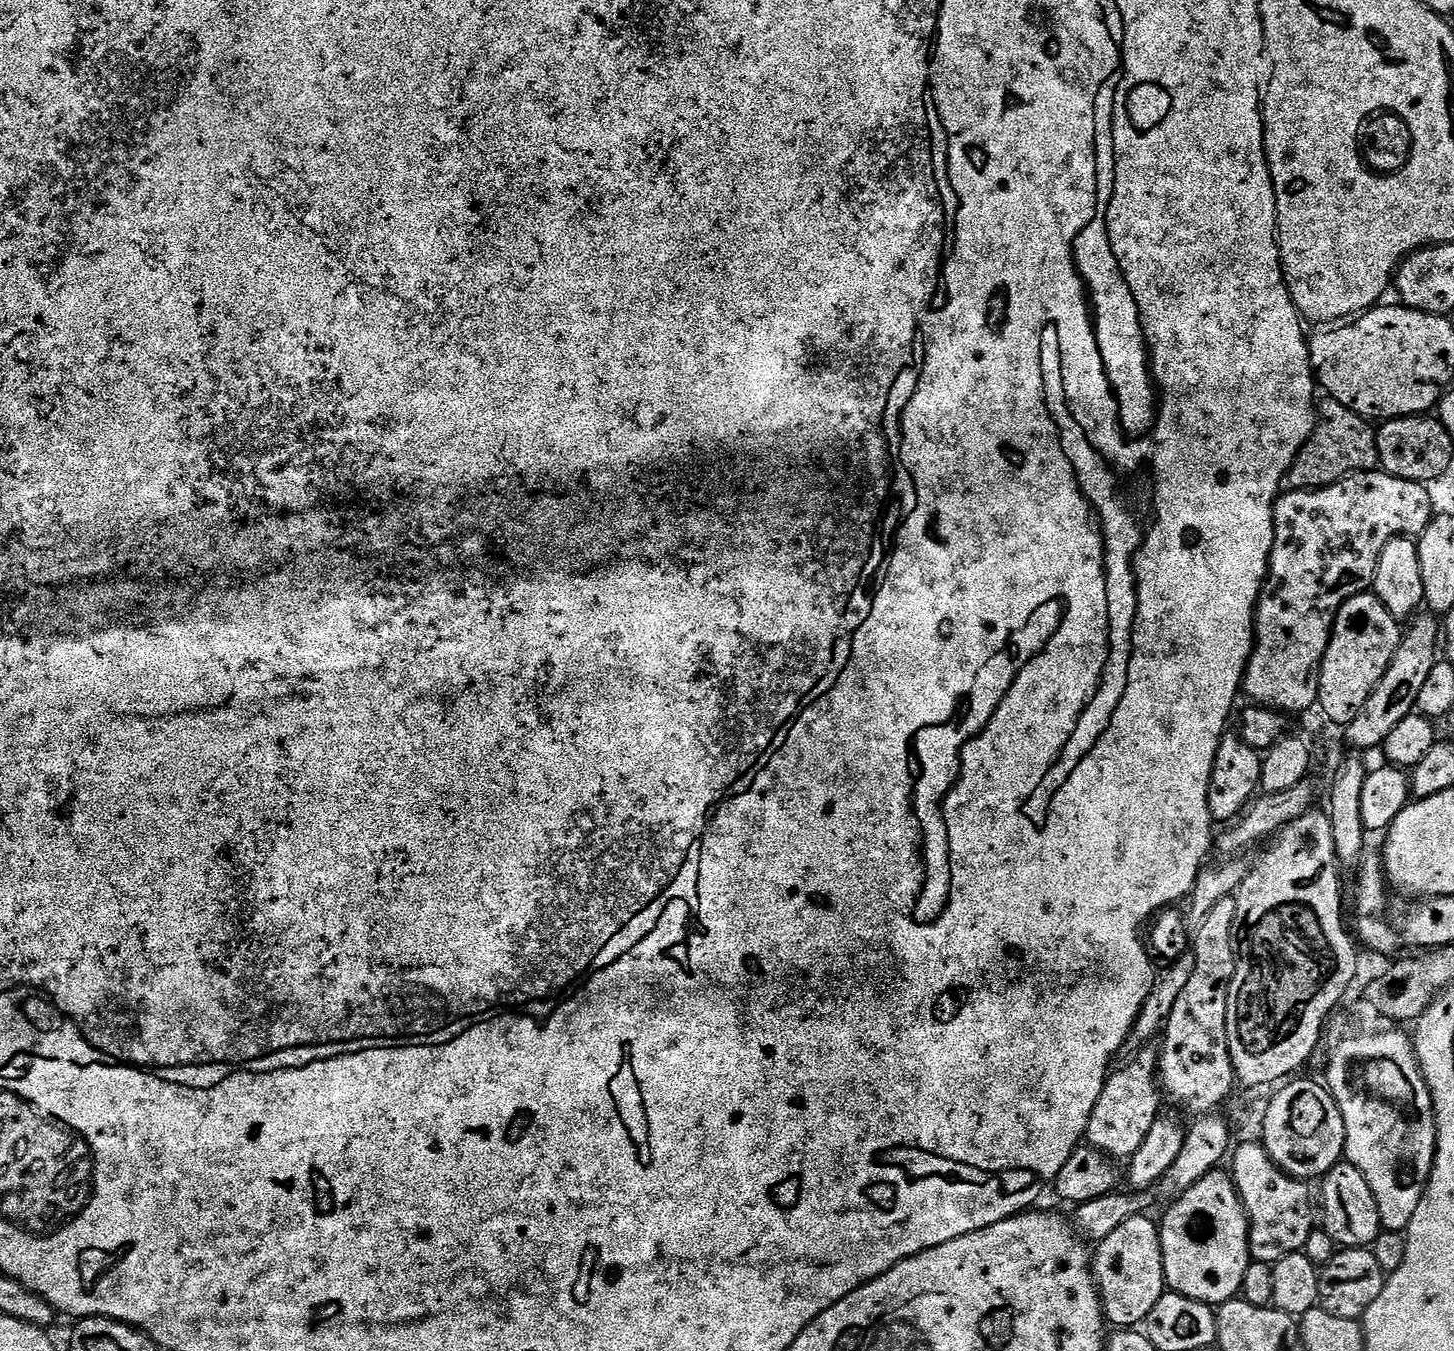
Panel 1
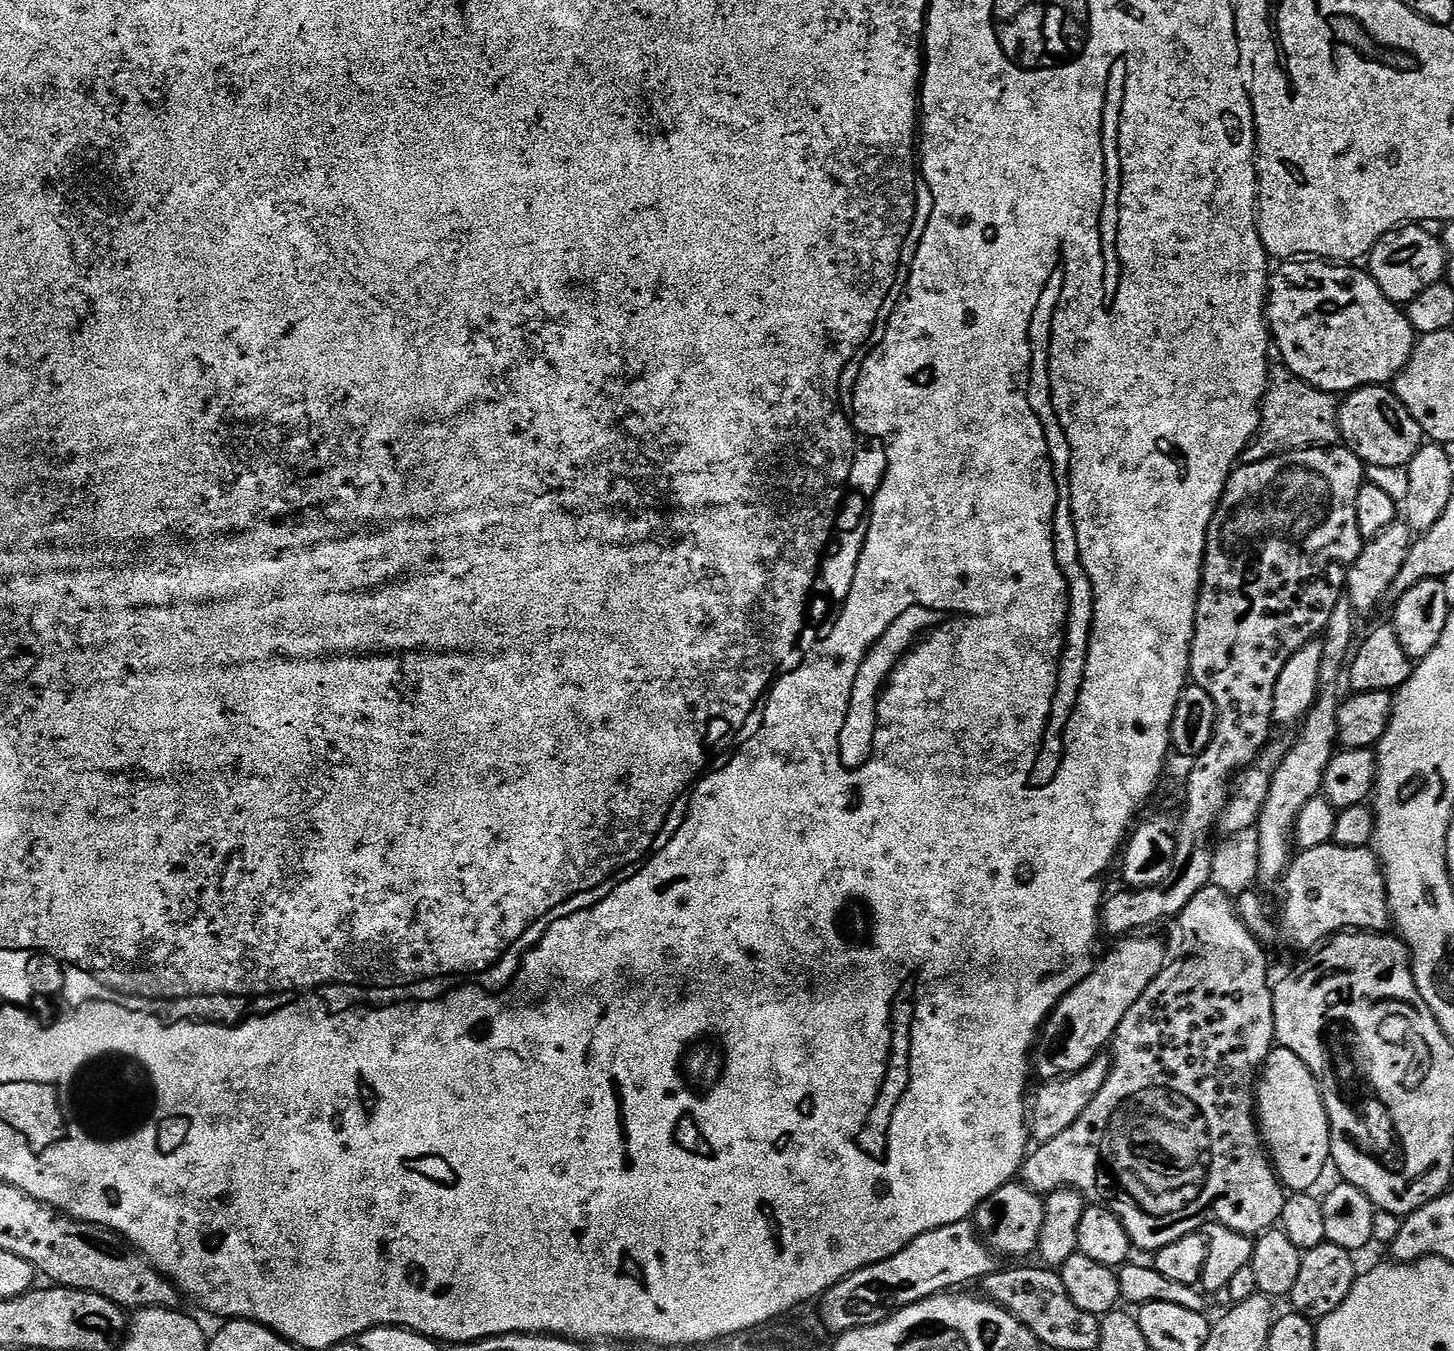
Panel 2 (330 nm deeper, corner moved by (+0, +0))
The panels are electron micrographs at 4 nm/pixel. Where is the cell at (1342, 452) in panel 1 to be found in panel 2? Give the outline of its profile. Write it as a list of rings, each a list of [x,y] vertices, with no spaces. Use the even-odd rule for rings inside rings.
[[[1283,366],[1273,367],[1268,378],[1268,391],[1260,406],[1260,430],[1244,450],[1244,464],[1258,464],[1306,448],[1331,448],[1341,443],[1340,404],[1330,392],[1310,386]]]

